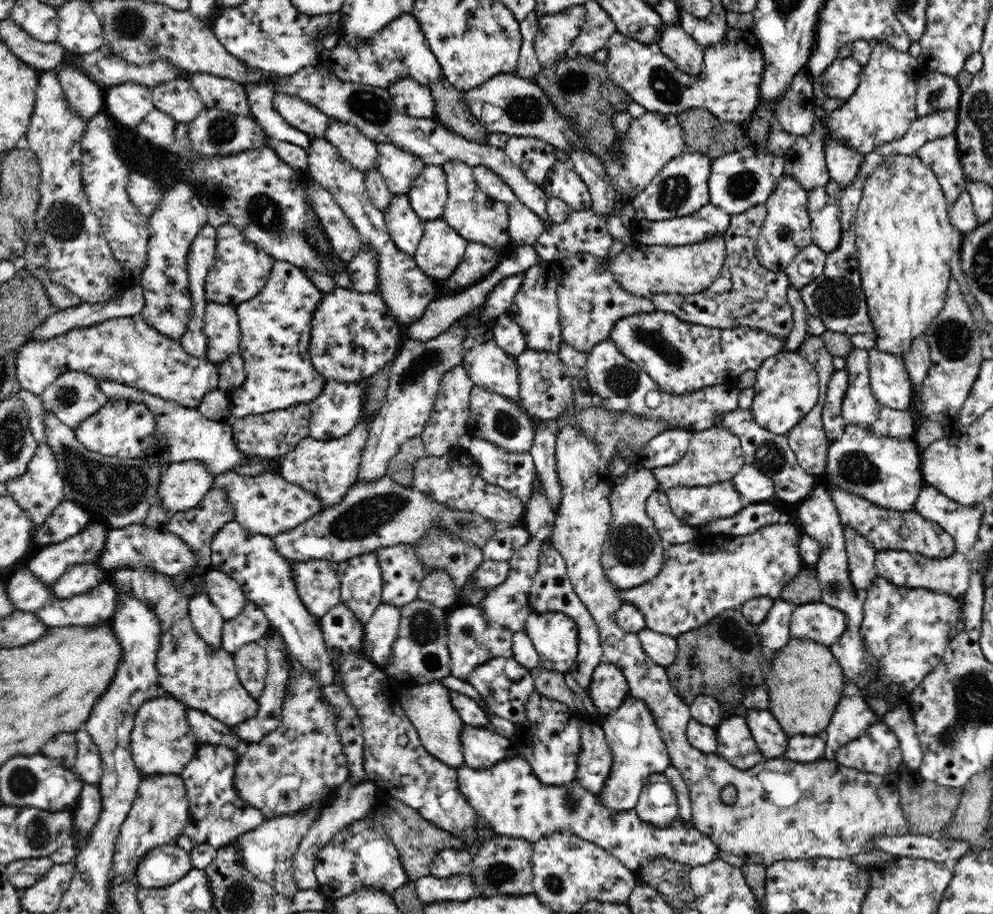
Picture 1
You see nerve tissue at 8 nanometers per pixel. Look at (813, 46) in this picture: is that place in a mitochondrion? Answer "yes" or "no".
no

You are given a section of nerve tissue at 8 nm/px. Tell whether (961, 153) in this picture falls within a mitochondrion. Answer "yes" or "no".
no

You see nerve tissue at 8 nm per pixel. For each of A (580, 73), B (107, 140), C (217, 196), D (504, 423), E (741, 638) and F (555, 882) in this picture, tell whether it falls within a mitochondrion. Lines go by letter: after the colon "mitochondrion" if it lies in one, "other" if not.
A: mitochondrion
B: other
C: other
D: mitochondrion
E: mitochondrion
F: mitochondrion

